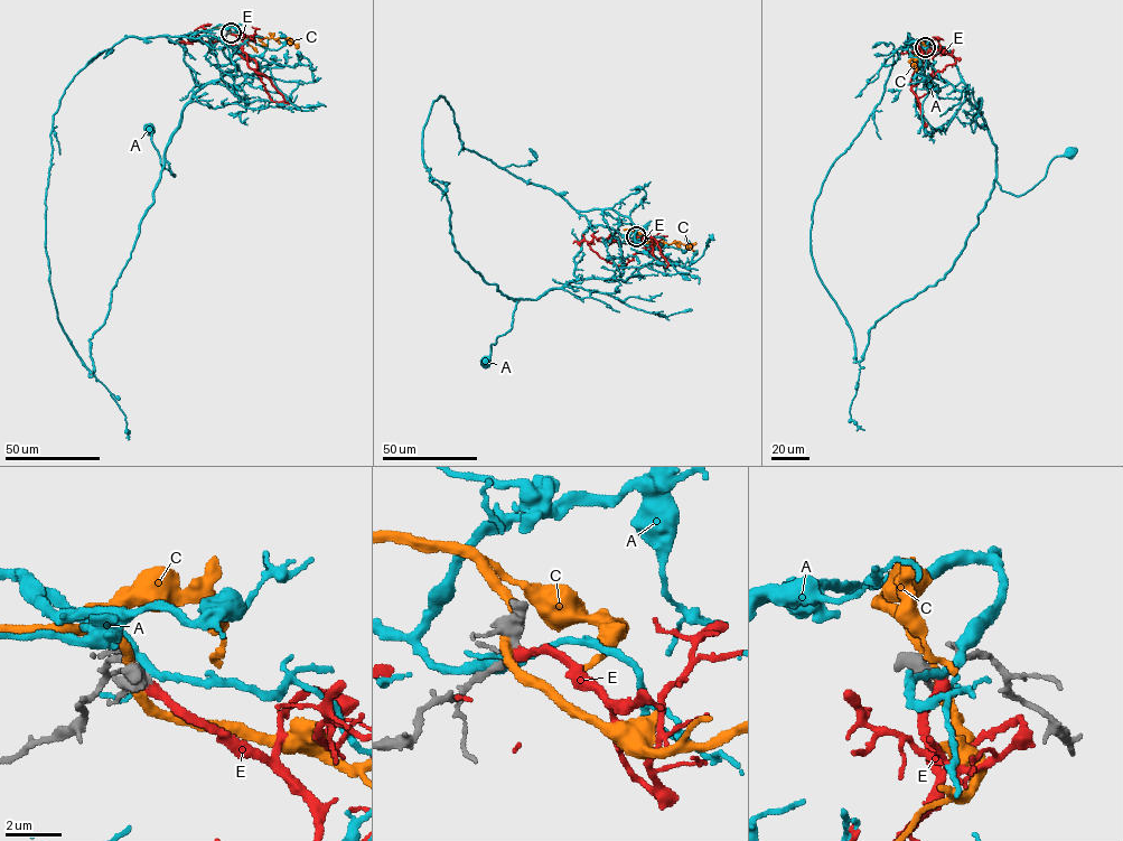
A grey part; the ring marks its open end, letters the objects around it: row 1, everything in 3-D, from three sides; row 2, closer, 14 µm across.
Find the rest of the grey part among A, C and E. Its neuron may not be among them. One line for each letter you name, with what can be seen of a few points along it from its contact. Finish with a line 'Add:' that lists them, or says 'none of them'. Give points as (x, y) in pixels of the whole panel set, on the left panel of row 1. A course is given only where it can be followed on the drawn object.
E: Its course: (231, 31), (250, 67), (289, 103), (270, 99), (258, 65), (232, 44), (188, 41), (200, 26), (212, 33)
Add: E

